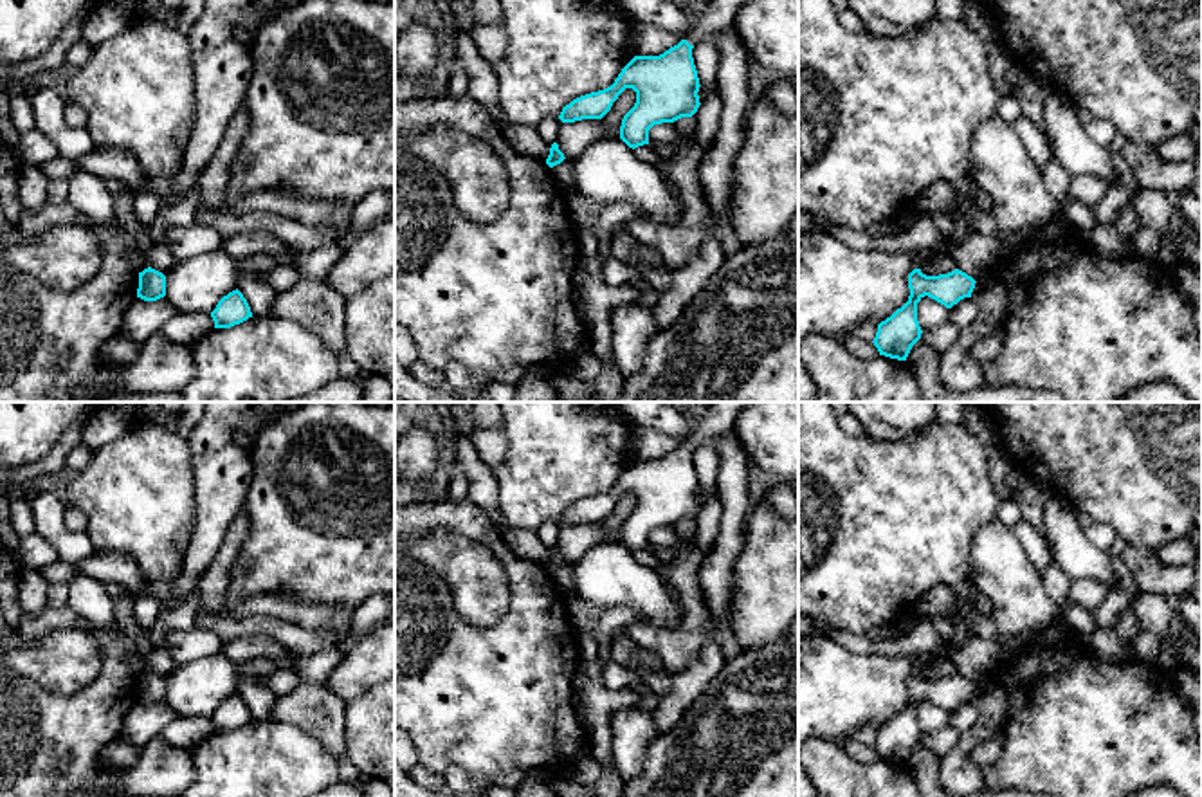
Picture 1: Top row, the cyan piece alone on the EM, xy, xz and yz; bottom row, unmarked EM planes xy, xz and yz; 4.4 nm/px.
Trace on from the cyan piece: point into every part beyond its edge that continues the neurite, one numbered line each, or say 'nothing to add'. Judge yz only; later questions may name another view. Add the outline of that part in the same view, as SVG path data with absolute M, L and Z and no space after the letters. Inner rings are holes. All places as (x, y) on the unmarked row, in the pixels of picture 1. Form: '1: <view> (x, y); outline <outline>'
nothing to add

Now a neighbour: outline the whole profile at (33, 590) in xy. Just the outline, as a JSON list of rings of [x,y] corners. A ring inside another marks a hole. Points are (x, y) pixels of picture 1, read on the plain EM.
[[[22,570],[18,575],[18,602],[22,611],[41,613],[49,606],[50,584],[38,570]]]

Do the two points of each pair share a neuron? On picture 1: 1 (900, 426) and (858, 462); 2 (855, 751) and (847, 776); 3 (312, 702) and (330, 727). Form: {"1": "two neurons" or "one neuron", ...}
{"1": "two neurons", "2": "two neurons", "3": "one neuron"}

